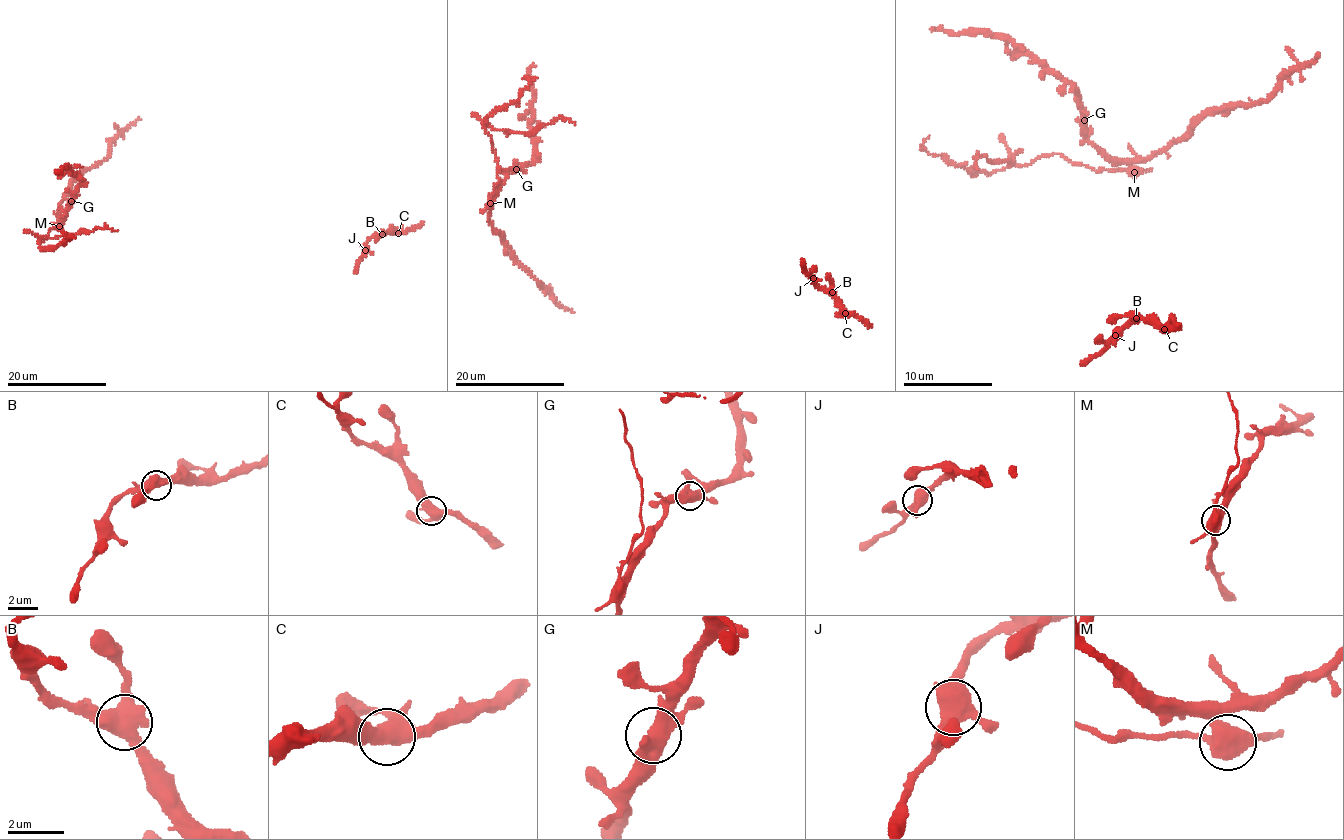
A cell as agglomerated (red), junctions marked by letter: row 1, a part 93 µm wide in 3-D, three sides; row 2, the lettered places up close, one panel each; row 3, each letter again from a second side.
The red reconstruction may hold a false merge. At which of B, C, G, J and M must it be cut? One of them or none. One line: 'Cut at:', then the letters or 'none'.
Cut at: M

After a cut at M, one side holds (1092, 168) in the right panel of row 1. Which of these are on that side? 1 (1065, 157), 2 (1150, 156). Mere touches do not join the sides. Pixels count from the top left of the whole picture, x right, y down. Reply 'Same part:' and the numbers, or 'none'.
Same part: 1

